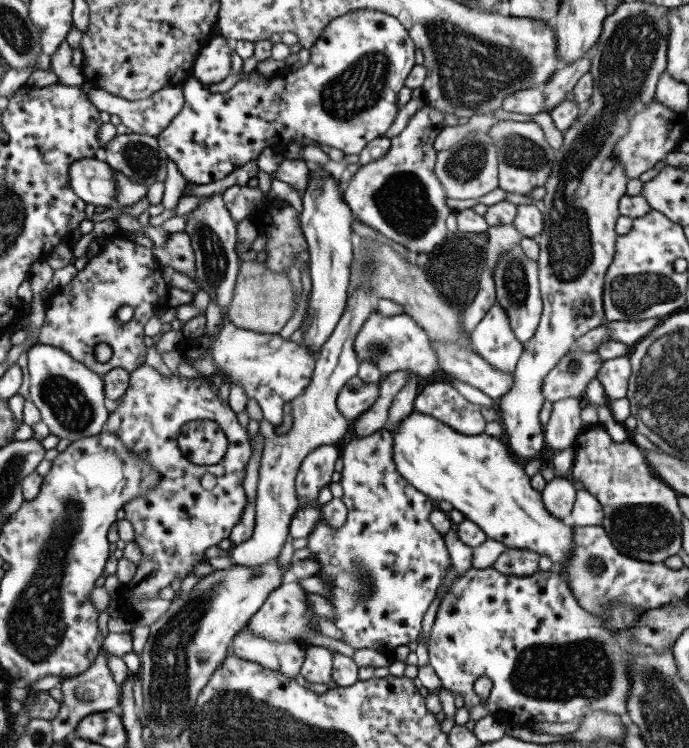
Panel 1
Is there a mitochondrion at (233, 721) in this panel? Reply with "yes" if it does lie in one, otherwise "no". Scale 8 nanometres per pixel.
yes

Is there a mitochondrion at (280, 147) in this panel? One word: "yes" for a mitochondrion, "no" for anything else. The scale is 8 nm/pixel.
no

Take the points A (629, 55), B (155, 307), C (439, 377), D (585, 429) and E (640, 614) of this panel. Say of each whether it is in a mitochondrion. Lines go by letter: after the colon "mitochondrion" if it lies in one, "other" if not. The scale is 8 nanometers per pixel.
A: mitochondrion
B: other
C: other
D: other
E: other

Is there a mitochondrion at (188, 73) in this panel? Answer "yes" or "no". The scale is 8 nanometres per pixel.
no

